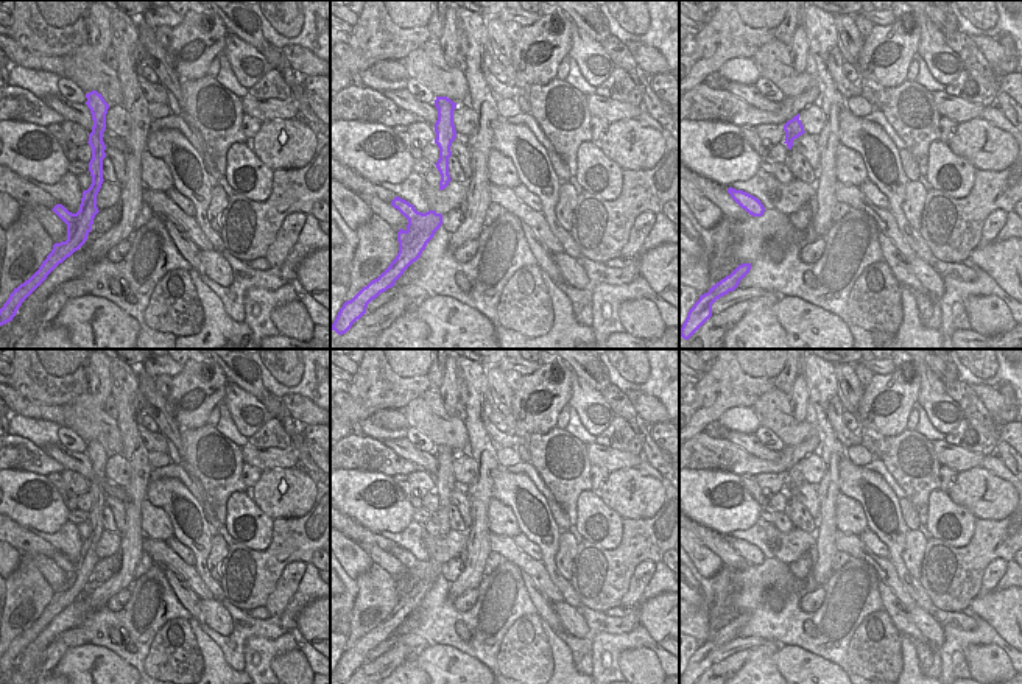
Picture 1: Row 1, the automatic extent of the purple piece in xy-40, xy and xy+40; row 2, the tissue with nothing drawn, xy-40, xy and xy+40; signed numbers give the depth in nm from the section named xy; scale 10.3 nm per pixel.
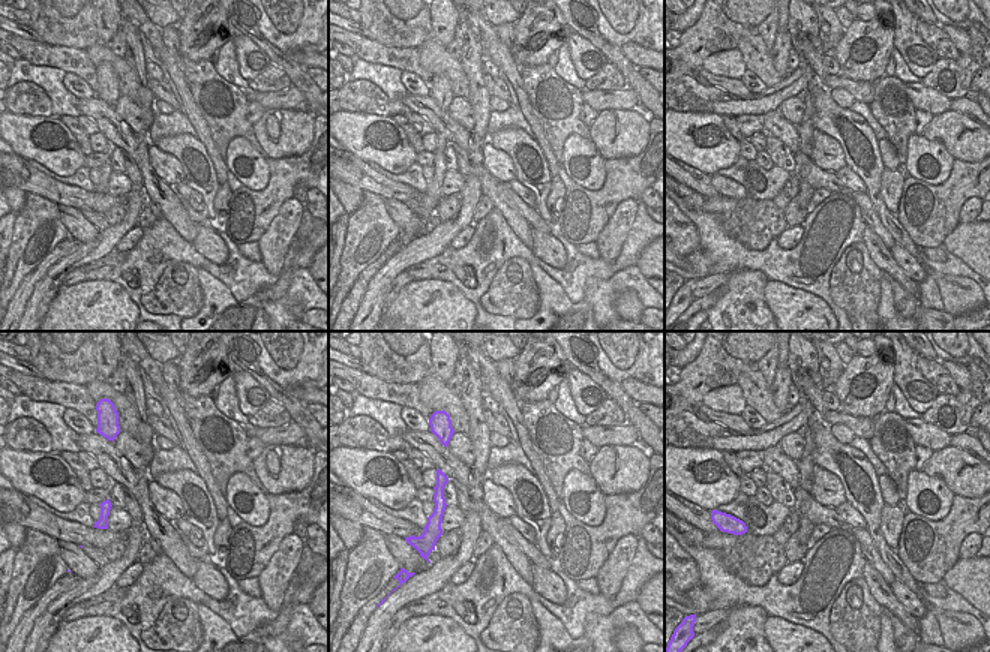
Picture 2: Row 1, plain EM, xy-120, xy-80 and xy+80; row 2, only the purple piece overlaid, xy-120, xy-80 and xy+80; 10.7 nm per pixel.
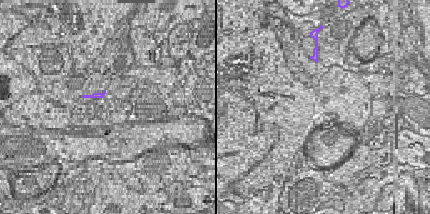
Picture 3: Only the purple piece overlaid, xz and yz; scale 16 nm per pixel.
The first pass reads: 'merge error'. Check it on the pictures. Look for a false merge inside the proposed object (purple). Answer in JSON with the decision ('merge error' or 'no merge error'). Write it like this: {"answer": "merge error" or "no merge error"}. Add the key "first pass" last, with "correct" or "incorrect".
{"answer": "merge error", "first pass": "correct"}

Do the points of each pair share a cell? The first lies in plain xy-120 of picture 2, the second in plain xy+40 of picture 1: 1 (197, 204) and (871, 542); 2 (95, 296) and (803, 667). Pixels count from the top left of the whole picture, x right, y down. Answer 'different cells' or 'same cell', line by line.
1: same cell
2: same cell

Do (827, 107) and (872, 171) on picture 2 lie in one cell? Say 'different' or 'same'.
same

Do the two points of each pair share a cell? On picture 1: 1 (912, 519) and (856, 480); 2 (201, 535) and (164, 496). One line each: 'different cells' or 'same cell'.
1: different cells
2: same cell

